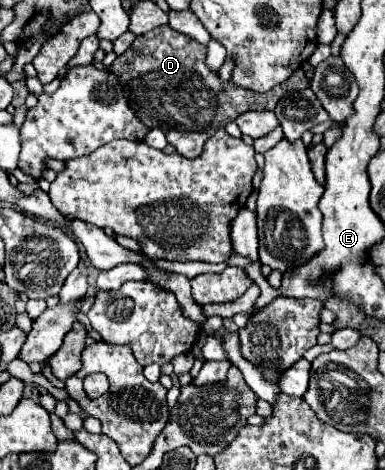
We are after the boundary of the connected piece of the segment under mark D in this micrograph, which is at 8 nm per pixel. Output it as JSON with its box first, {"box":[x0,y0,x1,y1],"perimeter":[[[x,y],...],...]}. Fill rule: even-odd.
{"box":[111,26,309,158],"perimeter":[[[159,26],[137,36],[131,48],[111,64],[111,72],[121,78],[123,94],[141,122],[149,128],[161,128],[167,134],[169,144],[185,158],[197,158],[203,152],[203,144],[243,112],[273,110],[287,88],[303,90],[309,86],[303,68],[297,68],[285,84],[279,84],[265,94],[245,90],[235,82],[223,82],[217,72],[211,72],[205,64],[205,54],[205,44],[175,32],[171,26]]]}

